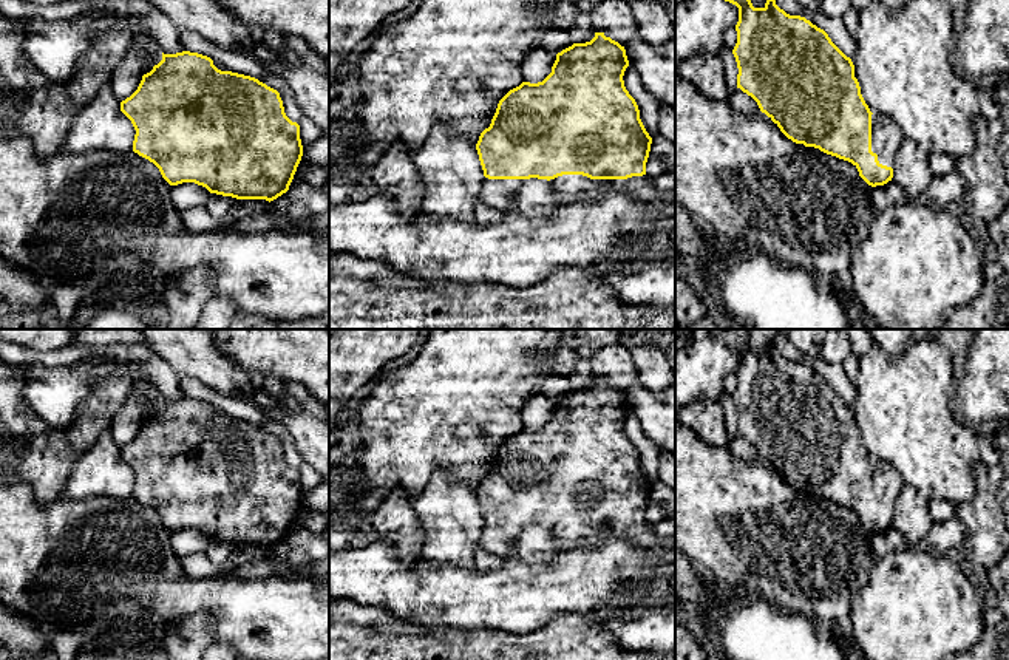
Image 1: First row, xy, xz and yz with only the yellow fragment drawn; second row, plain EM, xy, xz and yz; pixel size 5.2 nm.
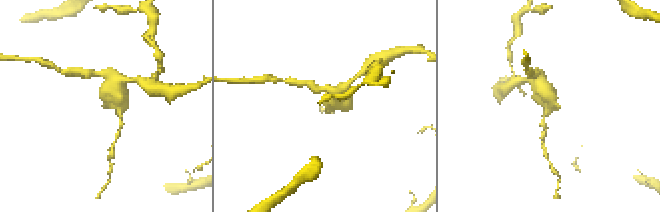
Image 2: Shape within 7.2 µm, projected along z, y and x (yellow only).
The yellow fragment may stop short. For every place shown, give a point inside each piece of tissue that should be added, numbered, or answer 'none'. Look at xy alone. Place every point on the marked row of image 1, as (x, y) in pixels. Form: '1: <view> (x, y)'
none

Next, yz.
1: yz (886, 136)

